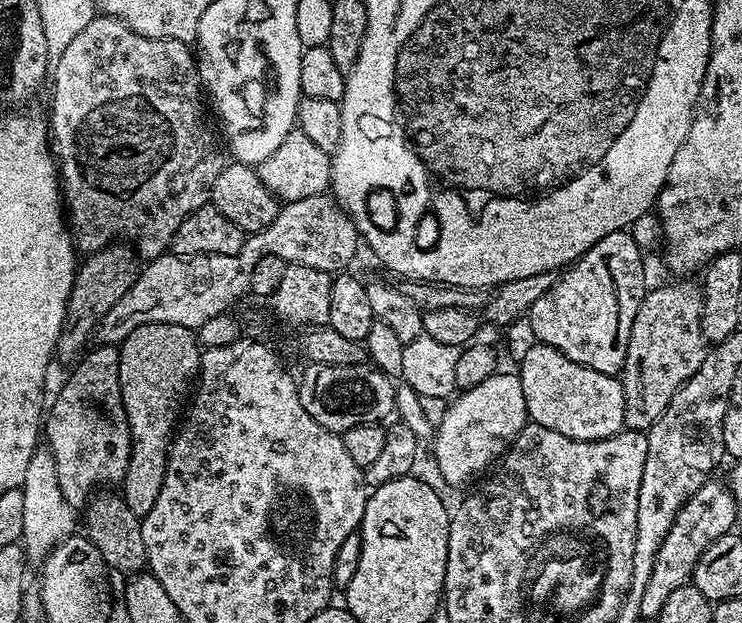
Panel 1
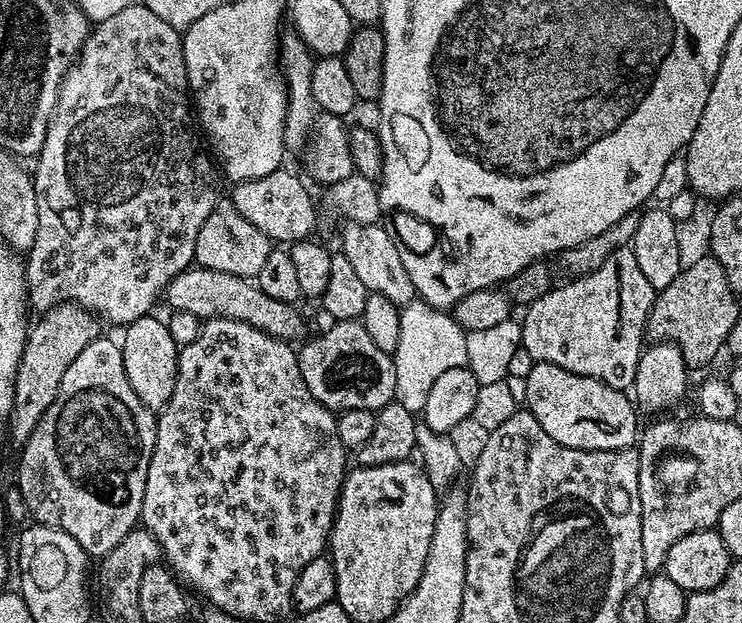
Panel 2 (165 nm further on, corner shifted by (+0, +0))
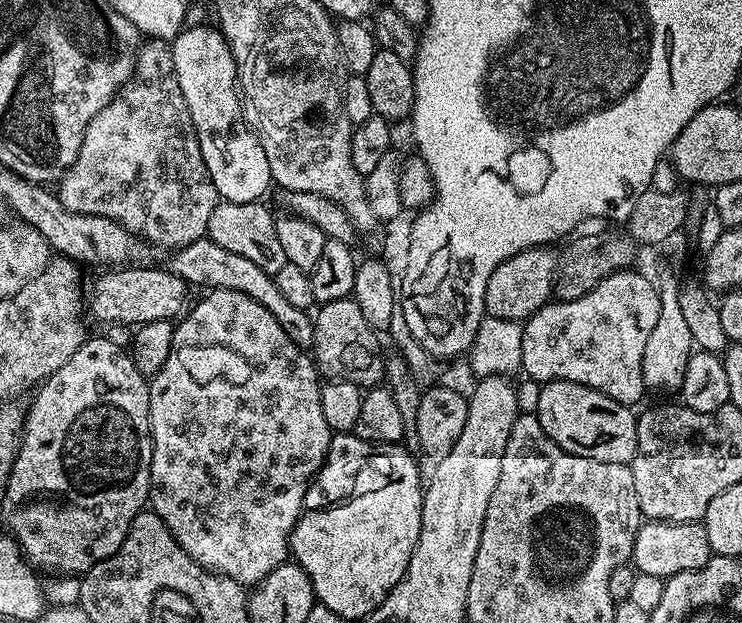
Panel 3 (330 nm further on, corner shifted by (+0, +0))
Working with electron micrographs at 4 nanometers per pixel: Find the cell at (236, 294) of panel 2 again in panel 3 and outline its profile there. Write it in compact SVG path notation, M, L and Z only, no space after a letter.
M125 266L115 270L101 271L97 275L100 277L92 284L92 292L90 288L86 296L86 308L90 316L92 312L93 318L101 320L104 324L132 324L131 326L163 320L175 321L189 303L189 285L167 267L148 267Z

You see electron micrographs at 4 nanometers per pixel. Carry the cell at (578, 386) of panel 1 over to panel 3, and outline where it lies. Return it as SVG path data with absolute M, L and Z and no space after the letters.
M552 380L543 385L535 416L552 441L570 454L627 465L636 456L637 413L629 405L614 402L614 398L606 398L606 394L578 382Z

